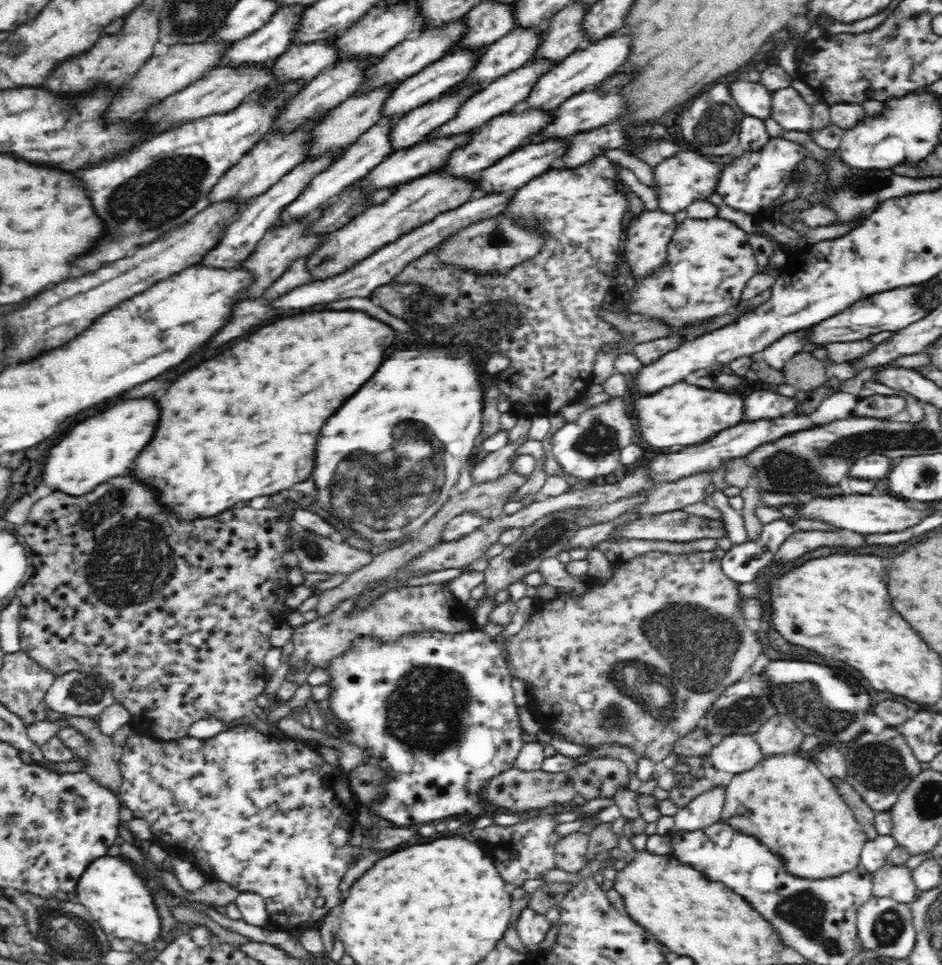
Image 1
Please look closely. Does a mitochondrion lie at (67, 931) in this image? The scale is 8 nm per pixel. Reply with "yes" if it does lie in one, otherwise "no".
yes

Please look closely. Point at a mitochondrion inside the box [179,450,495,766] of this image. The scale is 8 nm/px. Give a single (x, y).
(428, 710)

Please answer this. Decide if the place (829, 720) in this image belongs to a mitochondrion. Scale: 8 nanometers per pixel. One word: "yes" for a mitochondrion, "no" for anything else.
yes

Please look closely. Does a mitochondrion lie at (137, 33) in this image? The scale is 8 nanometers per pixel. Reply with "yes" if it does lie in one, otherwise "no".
no

